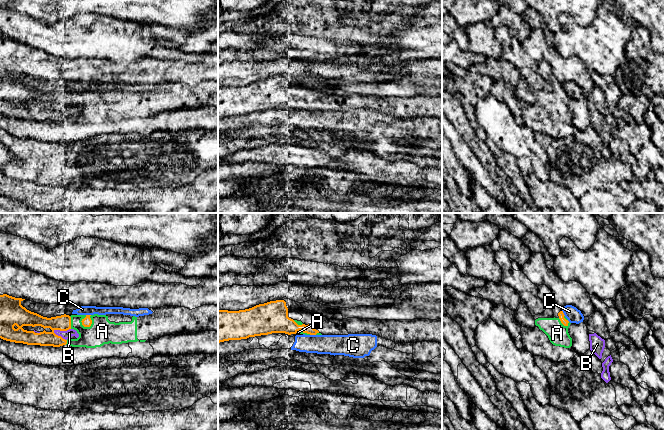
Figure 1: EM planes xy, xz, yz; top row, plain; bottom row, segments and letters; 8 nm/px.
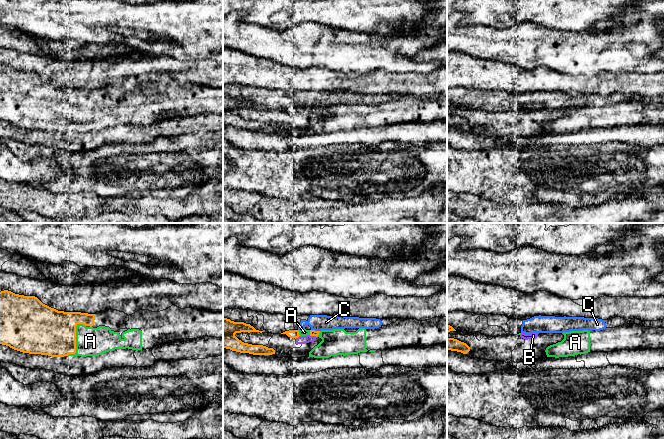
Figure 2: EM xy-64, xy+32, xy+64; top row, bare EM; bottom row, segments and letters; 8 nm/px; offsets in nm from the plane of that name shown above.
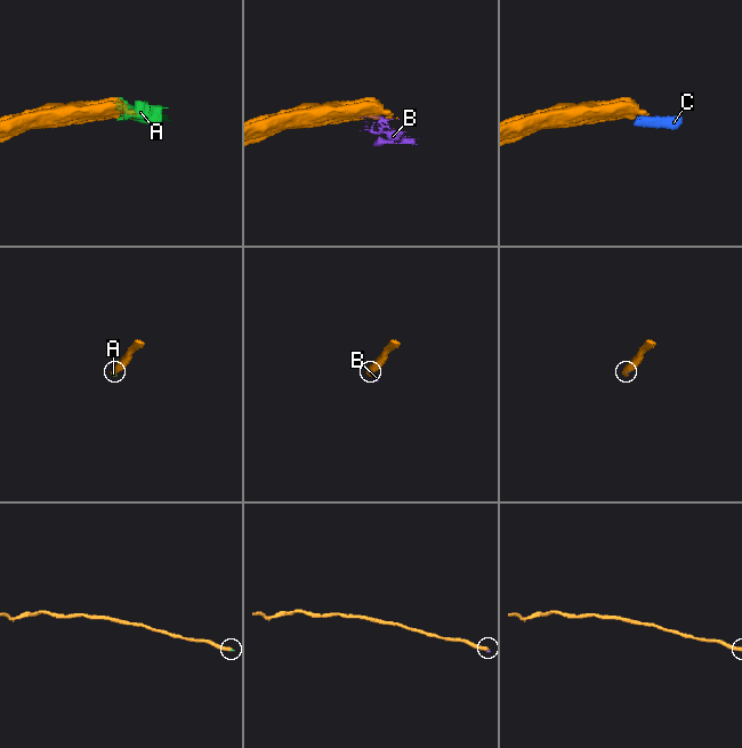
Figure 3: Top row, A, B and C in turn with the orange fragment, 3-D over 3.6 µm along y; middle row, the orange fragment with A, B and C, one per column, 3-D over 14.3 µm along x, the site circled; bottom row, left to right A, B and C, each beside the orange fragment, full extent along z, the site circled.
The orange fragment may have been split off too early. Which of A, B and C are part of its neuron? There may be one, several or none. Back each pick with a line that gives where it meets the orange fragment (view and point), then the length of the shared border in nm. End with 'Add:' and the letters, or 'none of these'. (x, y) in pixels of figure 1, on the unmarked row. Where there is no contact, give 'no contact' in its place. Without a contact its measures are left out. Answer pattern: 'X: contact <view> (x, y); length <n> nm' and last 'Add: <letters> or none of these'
A: contact xy (91, 99); length 120 nm
Add: A

